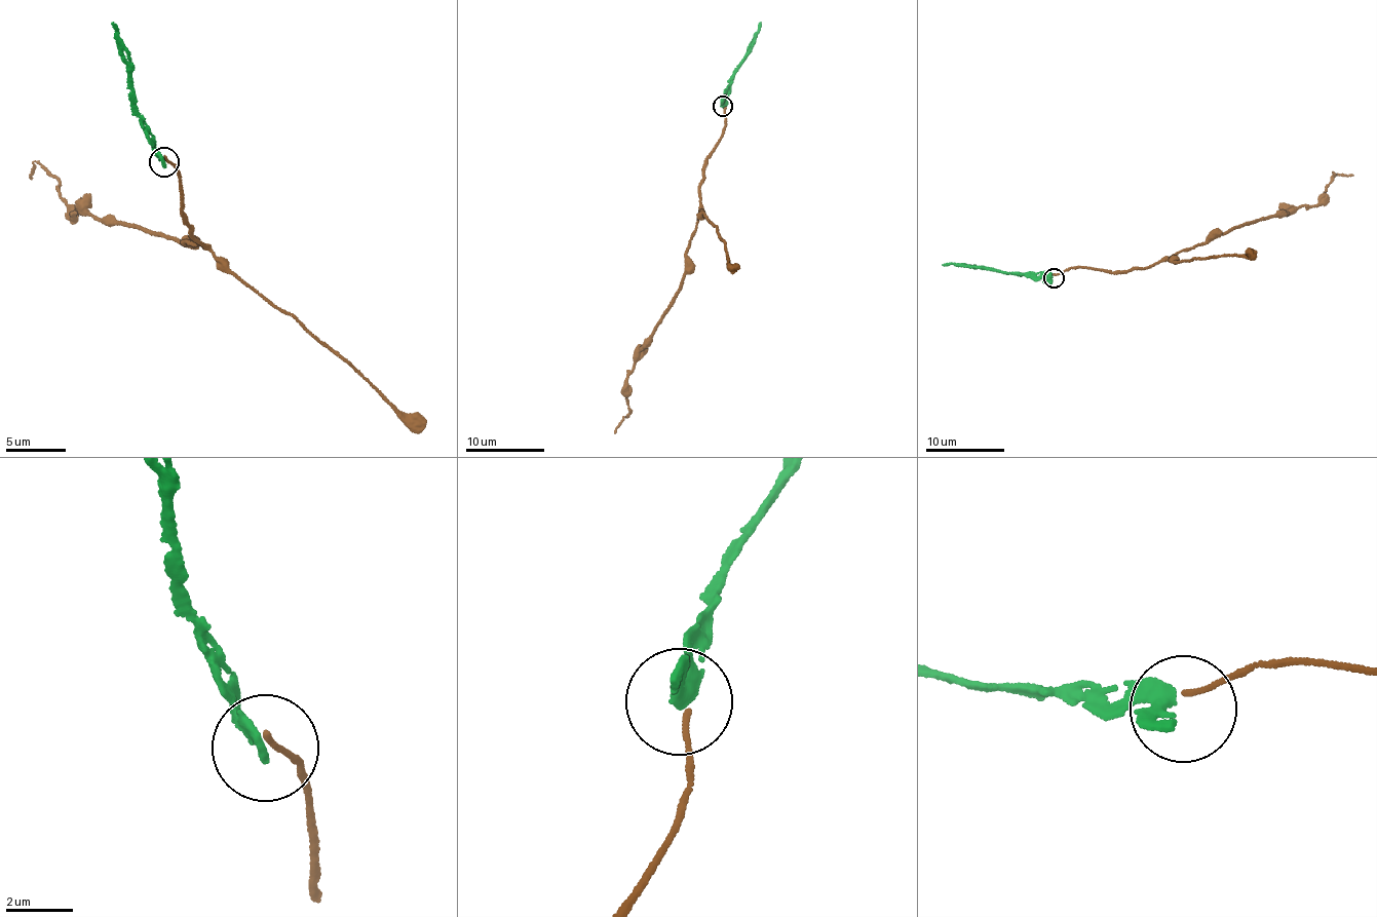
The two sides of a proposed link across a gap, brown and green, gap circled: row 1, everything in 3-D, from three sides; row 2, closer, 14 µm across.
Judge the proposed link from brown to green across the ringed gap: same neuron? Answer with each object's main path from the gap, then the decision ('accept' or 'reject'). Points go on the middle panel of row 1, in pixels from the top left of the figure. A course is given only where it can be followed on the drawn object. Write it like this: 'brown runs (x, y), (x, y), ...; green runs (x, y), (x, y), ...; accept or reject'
brown runs (725, 107), (725, 130), (708, 159), (683, 278), (637, 353), (625, 382), (630, 410), (615, 433); green runs (721, 104), (726, 87), (748, 54), (748, 46), (760, 23); reject

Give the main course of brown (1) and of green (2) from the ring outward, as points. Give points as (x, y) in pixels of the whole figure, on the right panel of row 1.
1: (1053, 275), (1076, 266), (1114, 271), (1146, 267), (1226, 232), (1316, 204), (1334, 174), (1353, 175)
2: (1052, 279), (1032, 279), (983, 266), (973, 269), (943, 265)

